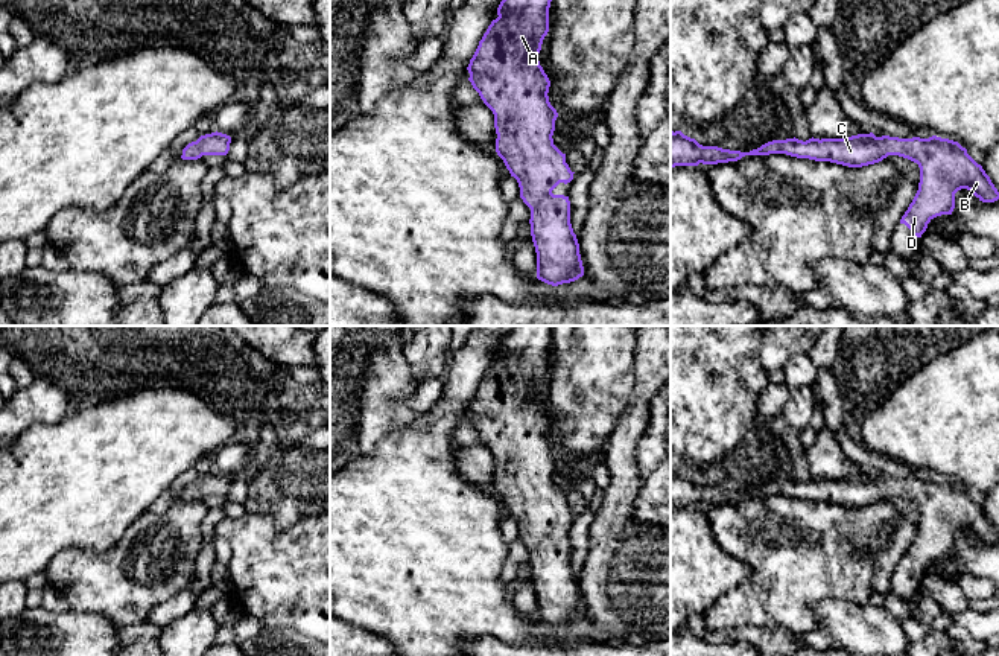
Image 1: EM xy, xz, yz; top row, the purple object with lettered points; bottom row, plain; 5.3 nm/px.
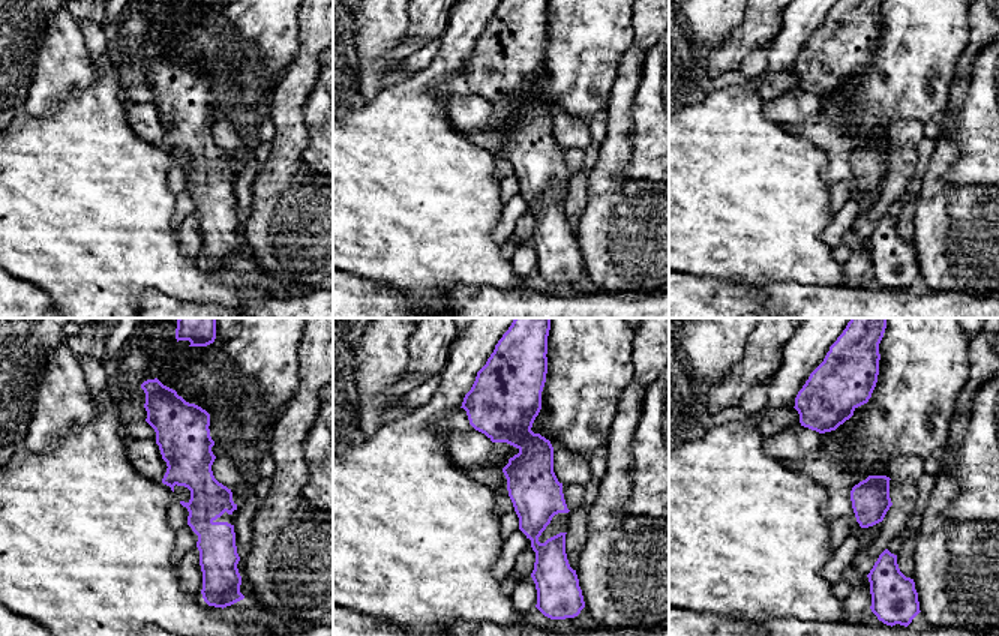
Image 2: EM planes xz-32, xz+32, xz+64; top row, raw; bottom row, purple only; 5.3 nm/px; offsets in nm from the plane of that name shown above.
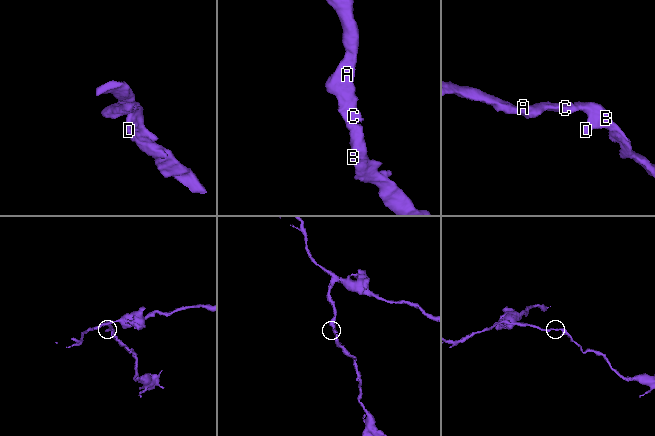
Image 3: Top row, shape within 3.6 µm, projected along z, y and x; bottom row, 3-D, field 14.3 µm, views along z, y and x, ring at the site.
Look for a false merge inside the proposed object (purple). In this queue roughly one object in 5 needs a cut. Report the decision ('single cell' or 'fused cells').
single cell

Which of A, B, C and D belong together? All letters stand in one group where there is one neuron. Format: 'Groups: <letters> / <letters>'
Groups: A B C D

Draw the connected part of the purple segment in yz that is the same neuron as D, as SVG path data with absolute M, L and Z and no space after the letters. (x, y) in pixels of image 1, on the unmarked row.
M671 472L671 508L737 502L745 496L786 495L797 499L830 502L848 508L874 505L888 496L899 496L918 505L918 531L900 560L917 578L941 556L952 556L955 534L970 531L982 543L994 543L999 533L958 482L932 476L899 479L858 475L842 479L772 481L750 493L702 487L681 472Z

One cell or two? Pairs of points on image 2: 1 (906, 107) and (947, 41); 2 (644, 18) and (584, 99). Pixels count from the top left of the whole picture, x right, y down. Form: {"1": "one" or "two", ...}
{"1": "one", "2": "two"}

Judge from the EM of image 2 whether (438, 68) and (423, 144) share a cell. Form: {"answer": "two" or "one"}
{"answer": "one"}

